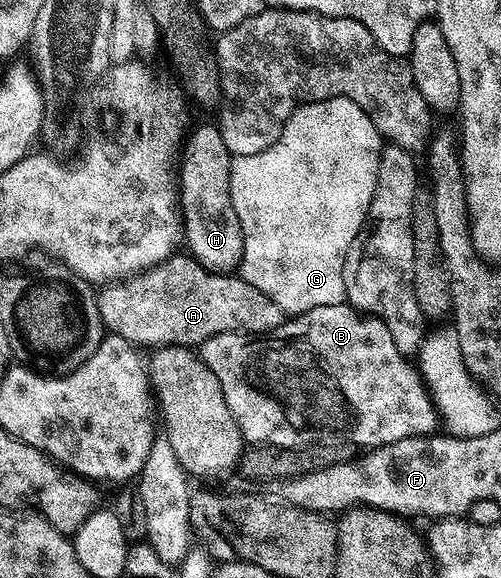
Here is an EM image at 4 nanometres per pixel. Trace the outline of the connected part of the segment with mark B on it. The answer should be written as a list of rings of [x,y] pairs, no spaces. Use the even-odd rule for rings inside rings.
[[[329,304],[307,310],[304,314],[288,317],[276,330],[272,330],[266,336],[218,334],[203,342],[201,357],[209,372],[217,376],[217,384],[221,384],[221,392],[225,392],[225,404],[229,404],[229,412],[233,412],[244,439],[256,446],[278,446],[284,450],[294,450],[310,448],[316,444],[352,442],[357,448],[374,448],[406,438],[430,436],[436,433],[438,426],[435,425],[441,422],[441,415],[418,365],[397,348],[397,344],[393,342],[393,332],[389,332],[387,325],[379,318],[360,312],[350,304]]]

